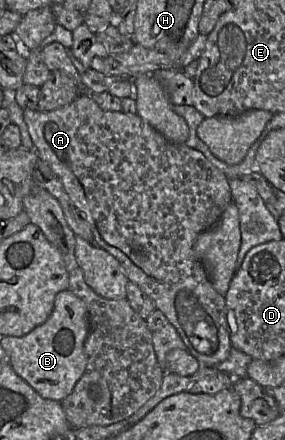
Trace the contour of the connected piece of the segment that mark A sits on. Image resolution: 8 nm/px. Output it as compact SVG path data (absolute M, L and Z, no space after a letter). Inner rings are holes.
M80 93L70 104L53 111L24 109L23 117L38 157L45 161L53 173L61 180L65 191L75 204L80 216L89 224L98 245L114 256L120 262L129 281L136 284L153 300L155 308L160 310L168 322L176 328L187 351L198 360L200 366L216 367L216 365L225 361L232 348L226 321L225 297L213 288L204 266L196 258L193 250L193 244L197 236L216 225L224 210L232 201L229 179L225 174L216 168L200 151L185 144L169 142L138 114L126 114L123 111L102 109L93 100L91 93Z

